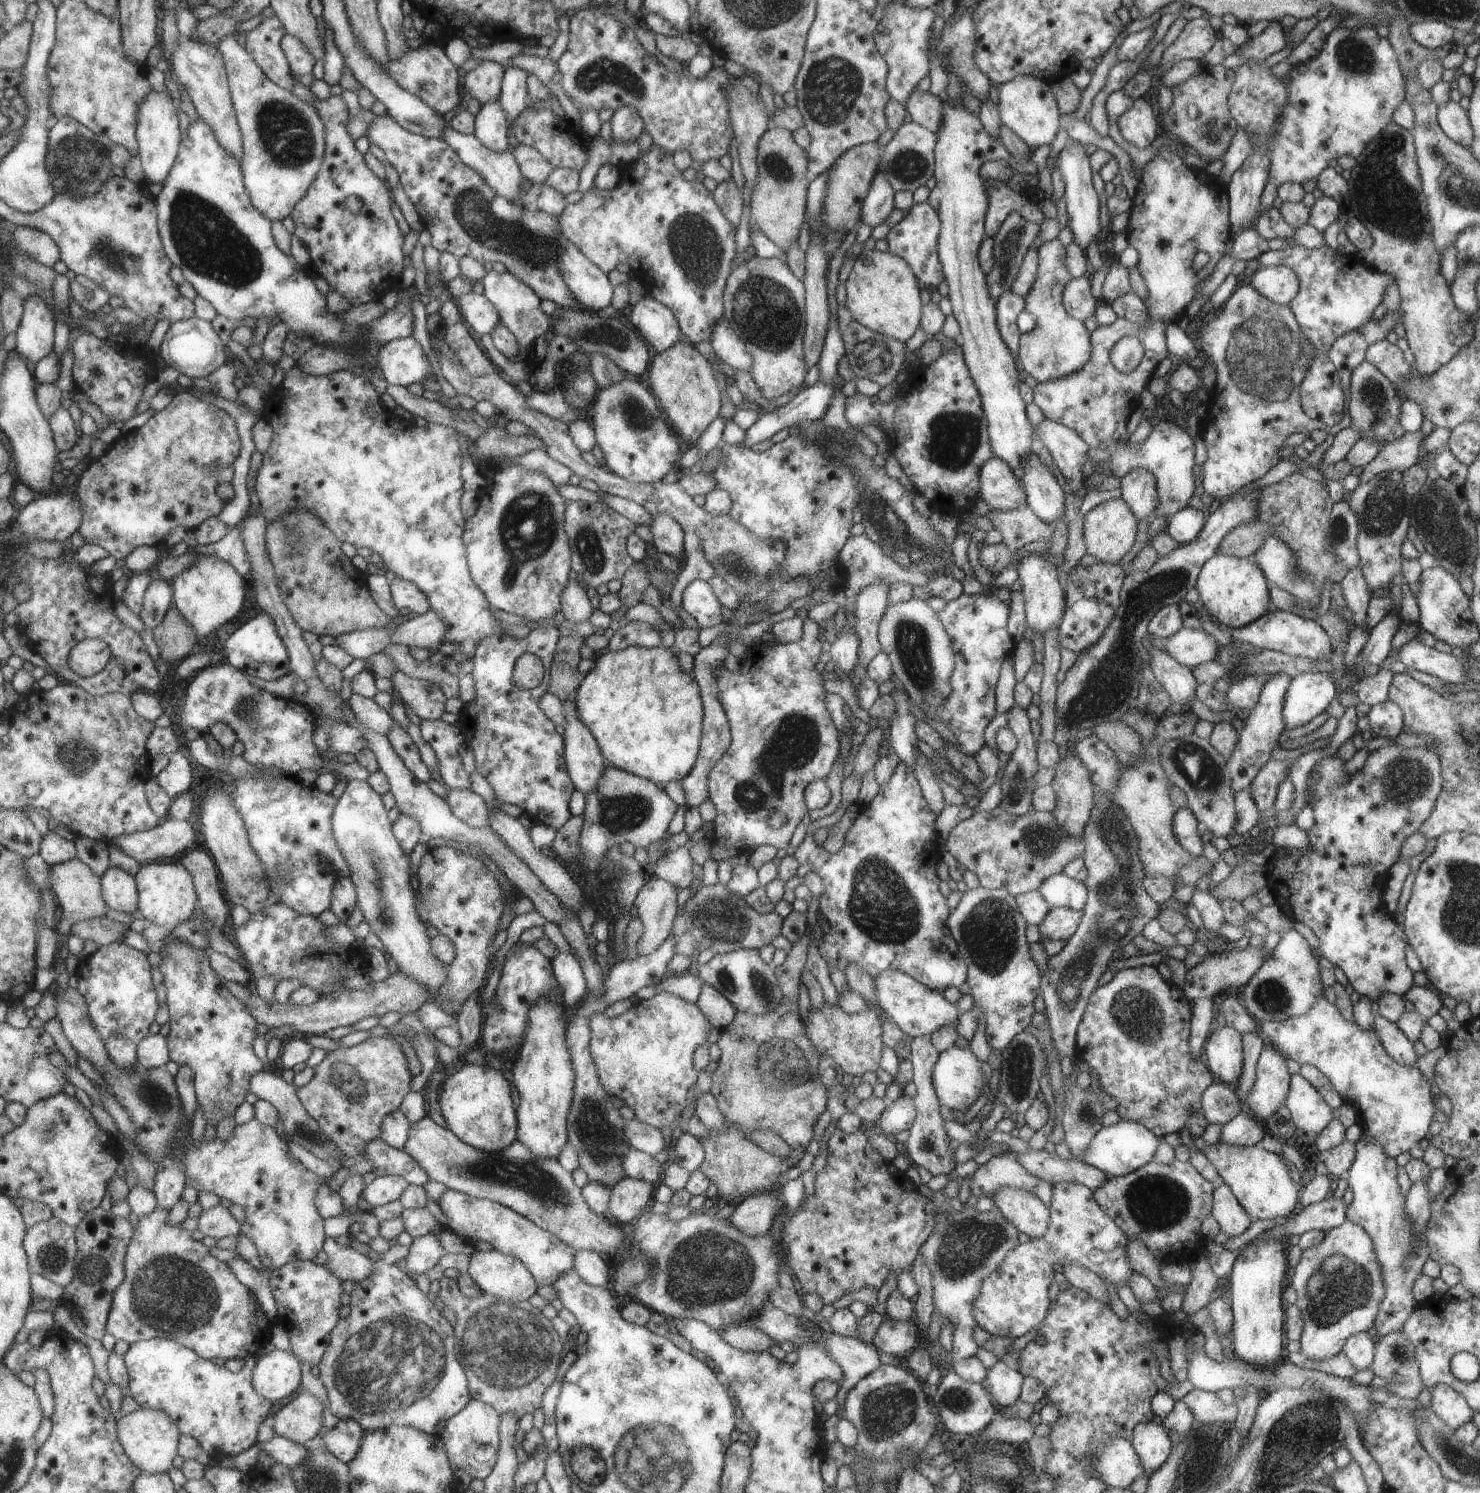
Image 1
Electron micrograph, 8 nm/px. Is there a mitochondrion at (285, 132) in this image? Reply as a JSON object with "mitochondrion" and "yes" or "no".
{"mitochondrion":"yes"}

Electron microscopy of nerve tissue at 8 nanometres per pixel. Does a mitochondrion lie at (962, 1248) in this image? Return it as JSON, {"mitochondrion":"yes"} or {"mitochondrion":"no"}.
{"mitochondrion":"yes"}

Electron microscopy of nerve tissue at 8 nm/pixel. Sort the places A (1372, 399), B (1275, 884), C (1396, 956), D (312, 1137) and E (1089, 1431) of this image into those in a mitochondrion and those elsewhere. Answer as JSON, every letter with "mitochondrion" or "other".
{"A":"mitochondrion","B":"other","C":"other","D":"mitochondrion","E":"mitochondrion"}

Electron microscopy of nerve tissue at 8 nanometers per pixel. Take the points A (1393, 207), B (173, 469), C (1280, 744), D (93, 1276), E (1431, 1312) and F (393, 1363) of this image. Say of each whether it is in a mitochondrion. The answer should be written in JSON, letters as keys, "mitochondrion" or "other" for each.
{"A":"mitochondrion","B":"mitochondrion","C":"other","D":"mitochondrion","E":"other","F":"mitochondrion"}

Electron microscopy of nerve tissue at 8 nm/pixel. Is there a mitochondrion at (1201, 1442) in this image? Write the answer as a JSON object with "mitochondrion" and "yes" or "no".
{"mitochondrion":"no"}

